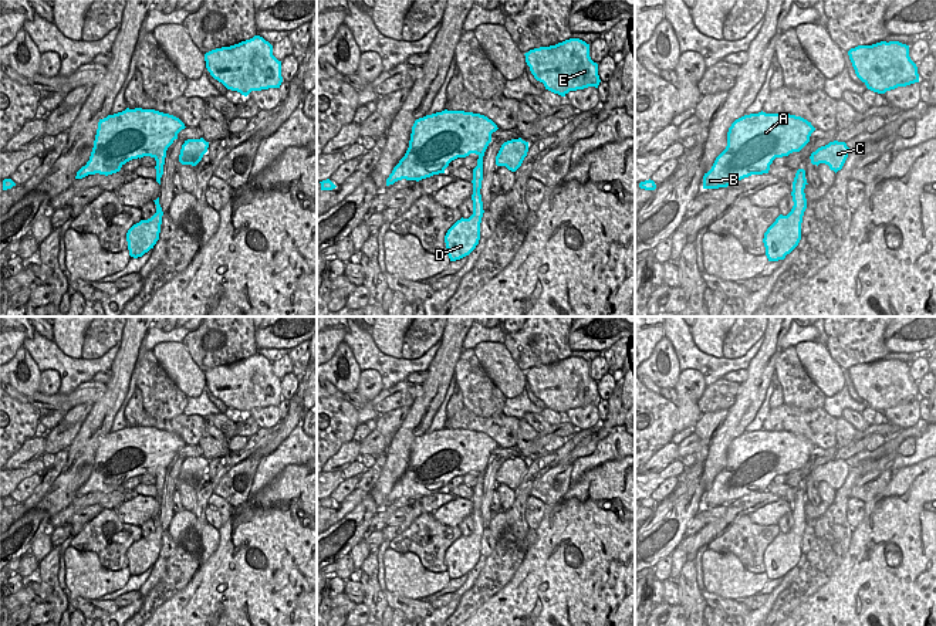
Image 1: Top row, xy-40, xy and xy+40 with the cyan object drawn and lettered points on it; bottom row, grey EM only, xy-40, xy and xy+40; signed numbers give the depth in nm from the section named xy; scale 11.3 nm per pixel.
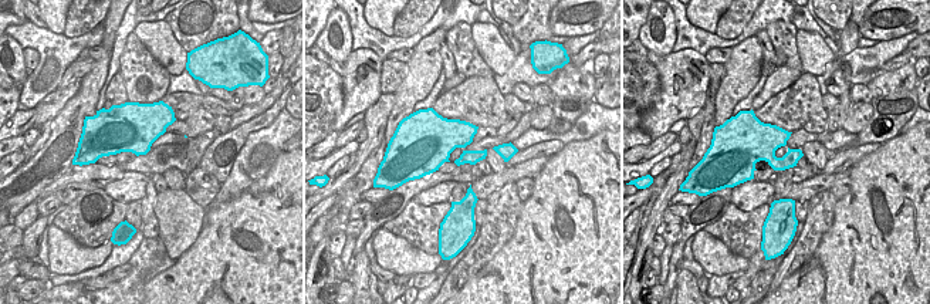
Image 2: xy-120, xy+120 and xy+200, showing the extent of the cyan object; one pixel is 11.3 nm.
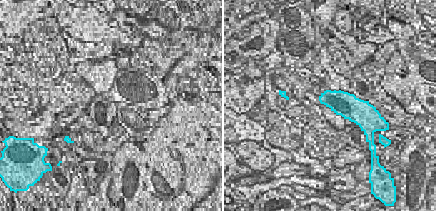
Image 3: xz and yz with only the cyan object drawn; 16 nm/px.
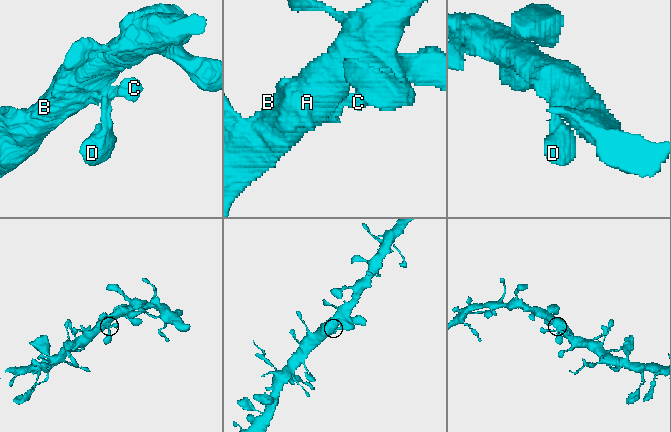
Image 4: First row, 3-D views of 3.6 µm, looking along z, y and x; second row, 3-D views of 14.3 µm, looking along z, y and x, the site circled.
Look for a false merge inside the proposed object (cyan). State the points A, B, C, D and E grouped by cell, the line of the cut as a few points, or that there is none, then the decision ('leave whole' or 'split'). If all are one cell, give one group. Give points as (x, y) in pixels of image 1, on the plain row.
groups A B C D E; cut none; leave whole

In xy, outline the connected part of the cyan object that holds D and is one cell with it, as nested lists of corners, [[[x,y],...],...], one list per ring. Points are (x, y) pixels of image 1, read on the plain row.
[[[442,429],[415,439],[409,466],[386,497],[386,504],[398,498],[422,498],[445,491],[449,481],[470,471],[479,474],[473,487],[473,532],[457,538],[446,551],[445,561],[450,579],[469,573],[480,558],[483,535],[481,498],[483,474],[497,443],[484,433],[464,429]]]

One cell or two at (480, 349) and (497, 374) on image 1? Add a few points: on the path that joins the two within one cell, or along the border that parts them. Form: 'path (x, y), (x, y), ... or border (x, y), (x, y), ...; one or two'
path (486, 355), (497, 368); one

